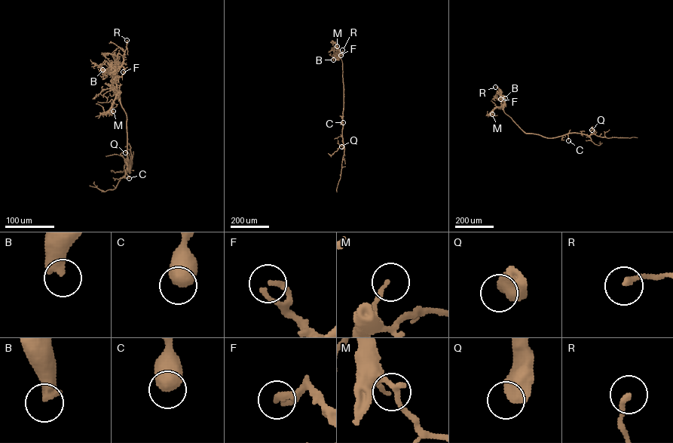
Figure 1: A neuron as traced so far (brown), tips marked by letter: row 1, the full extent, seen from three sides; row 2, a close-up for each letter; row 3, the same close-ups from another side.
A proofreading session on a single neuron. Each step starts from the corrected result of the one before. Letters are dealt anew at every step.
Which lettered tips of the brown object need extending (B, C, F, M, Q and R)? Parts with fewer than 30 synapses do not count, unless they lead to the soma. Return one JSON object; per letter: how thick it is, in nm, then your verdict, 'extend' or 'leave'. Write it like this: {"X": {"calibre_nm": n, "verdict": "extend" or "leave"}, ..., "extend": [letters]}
{"B": {"calibre_nm": 500, "verdict": "extend"}, "C": {"calibre_nm": 600, "verdict": "leave"}, "F": {"calibre_nm": 280, "verdict": "leave"}, "M": {"calibre_nm": 140, "verdict": "leave"}, "Q": {"calibre_nm": 700, "verdict": "leave"}, "R": {"calibre_nm": 220, "verdict": "leave"}, "extend": ["B"]}

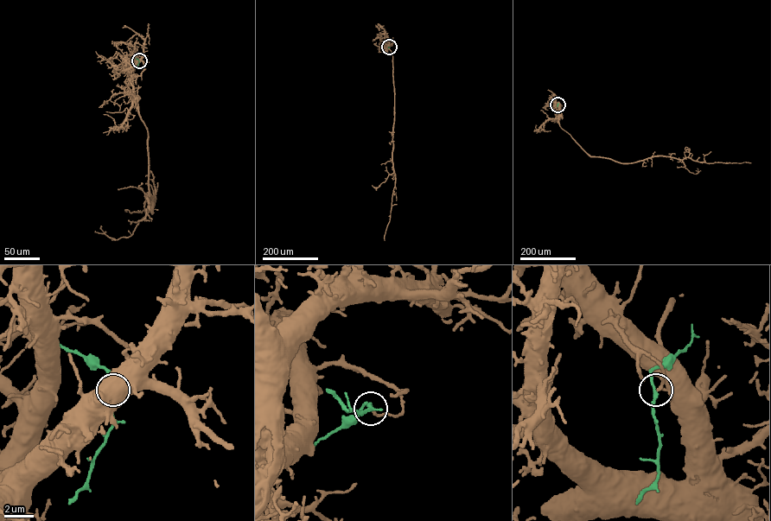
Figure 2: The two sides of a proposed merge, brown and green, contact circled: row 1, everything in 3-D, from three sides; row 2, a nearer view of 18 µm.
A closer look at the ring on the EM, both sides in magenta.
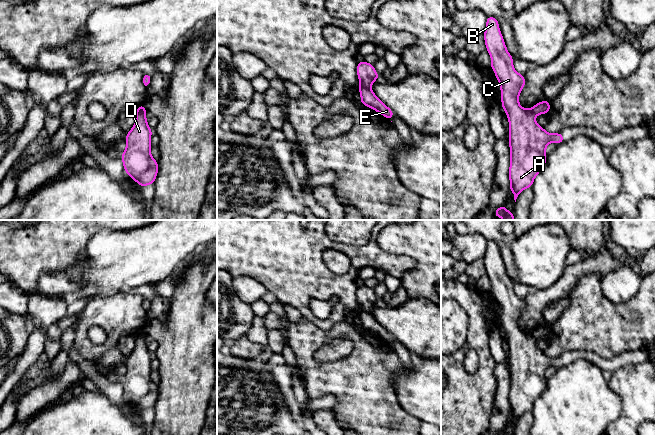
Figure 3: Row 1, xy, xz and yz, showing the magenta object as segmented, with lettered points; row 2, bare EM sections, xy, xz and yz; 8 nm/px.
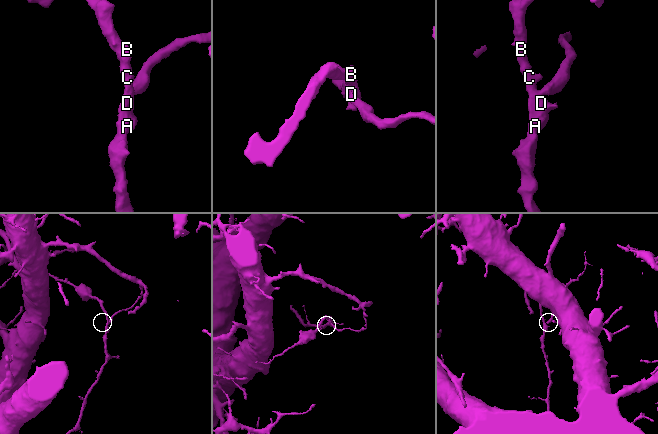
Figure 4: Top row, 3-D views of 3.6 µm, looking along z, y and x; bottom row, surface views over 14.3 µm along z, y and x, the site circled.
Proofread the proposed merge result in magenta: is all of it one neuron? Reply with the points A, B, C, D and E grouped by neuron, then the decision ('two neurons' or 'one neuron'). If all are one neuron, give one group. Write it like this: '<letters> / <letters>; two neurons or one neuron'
A B C D / E; two neurons

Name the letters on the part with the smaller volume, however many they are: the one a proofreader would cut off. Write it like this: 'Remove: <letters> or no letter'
Remove: A, B, C, D

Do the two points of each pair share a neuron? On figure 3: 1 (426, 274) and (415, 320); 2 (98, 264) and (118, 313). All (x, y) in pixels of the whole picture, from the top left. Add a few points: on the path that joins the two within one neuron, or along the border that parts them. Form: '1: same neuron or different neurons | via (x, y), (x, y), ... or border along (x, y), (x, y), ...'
1: different neurons | border along (409, 297), (426, 298), (430, 301)
2: different neurons | border along (131, 290), (104, 296), (93, 296), (88, 300)

